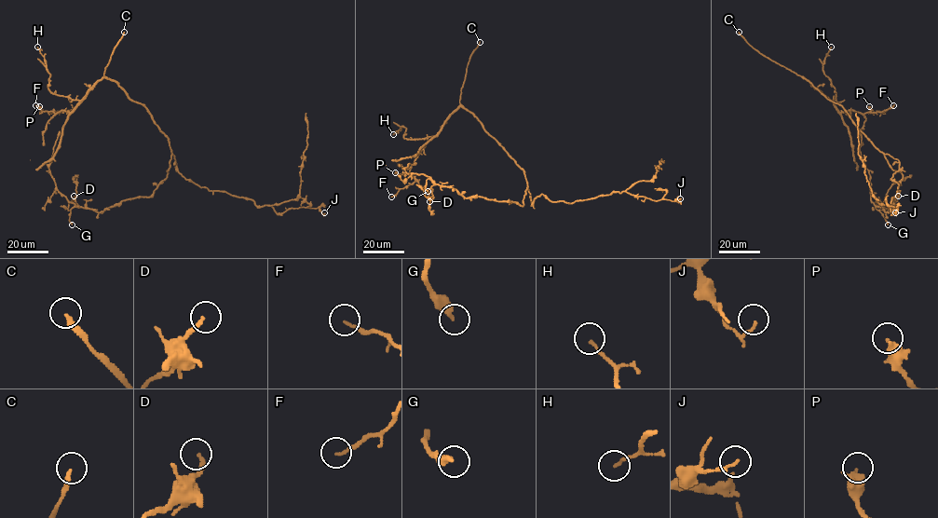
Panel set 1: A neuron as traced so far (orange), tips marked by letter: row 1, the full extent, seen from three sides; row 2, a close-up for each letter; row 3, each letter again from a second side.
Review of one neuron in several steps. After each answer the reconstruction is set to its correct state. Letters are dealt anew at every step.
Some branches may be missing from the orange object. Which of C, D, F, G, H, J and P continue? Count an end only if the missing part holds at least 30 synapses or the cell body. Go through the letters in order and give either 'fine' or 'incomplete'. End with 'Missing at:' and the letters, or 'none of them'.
C: incomplete
D: fine
F: fine
G: fine
H: fine
J: fine
P: incomplete
Missing at: C, P

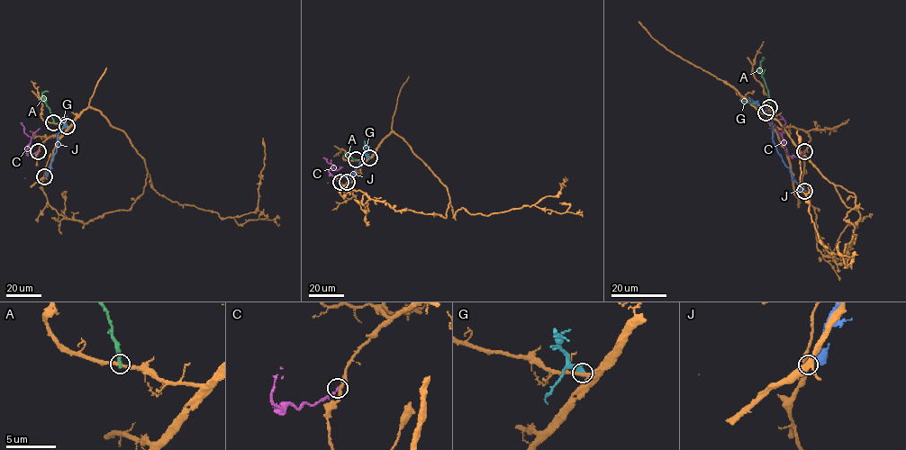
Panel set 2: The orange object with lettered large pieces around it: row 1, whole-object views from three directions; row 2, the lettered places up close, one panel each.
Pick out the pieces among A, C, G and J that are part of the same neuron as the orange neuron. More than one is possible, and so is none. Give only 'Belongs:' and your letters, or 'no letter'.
Belongs: no letter

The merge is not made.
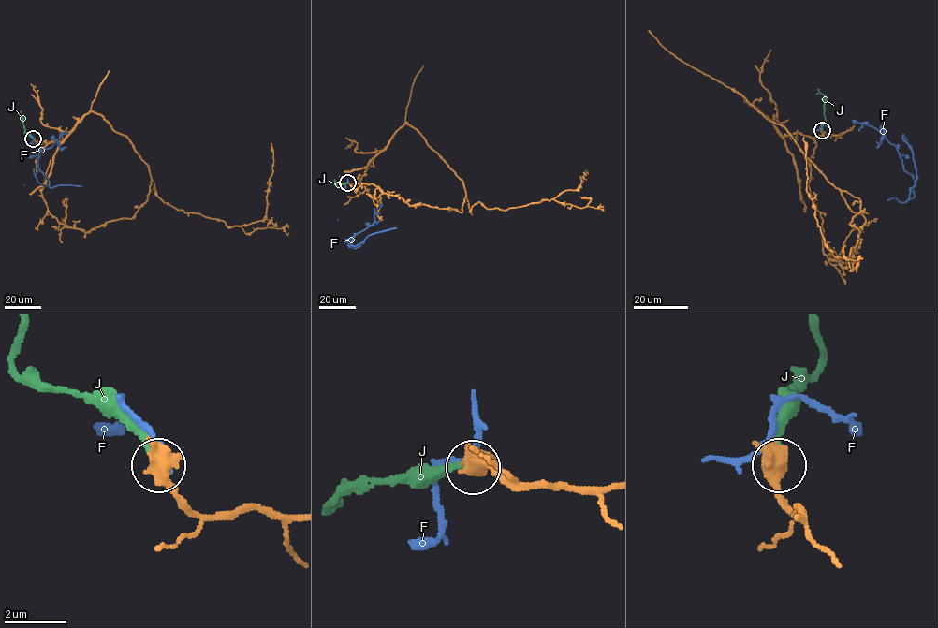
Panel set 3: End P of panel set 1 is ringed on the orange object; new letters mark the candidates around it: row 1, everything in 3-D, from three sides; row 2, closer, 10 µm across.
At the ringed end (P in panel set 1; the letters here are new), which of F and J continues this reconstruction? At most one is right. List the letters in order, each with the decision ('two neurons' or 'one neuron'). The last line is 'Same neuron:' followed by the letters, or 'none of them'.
F: two neurons
J: one neuron
Same neuron: J

